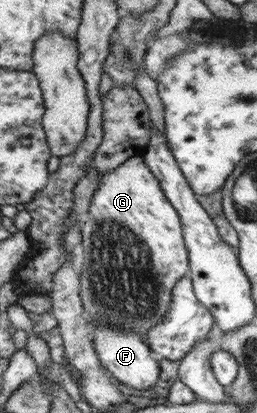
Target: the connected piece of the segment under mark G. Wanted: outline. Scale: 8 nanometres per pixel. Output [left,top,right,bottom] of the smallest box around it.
[80,156,189,334]

